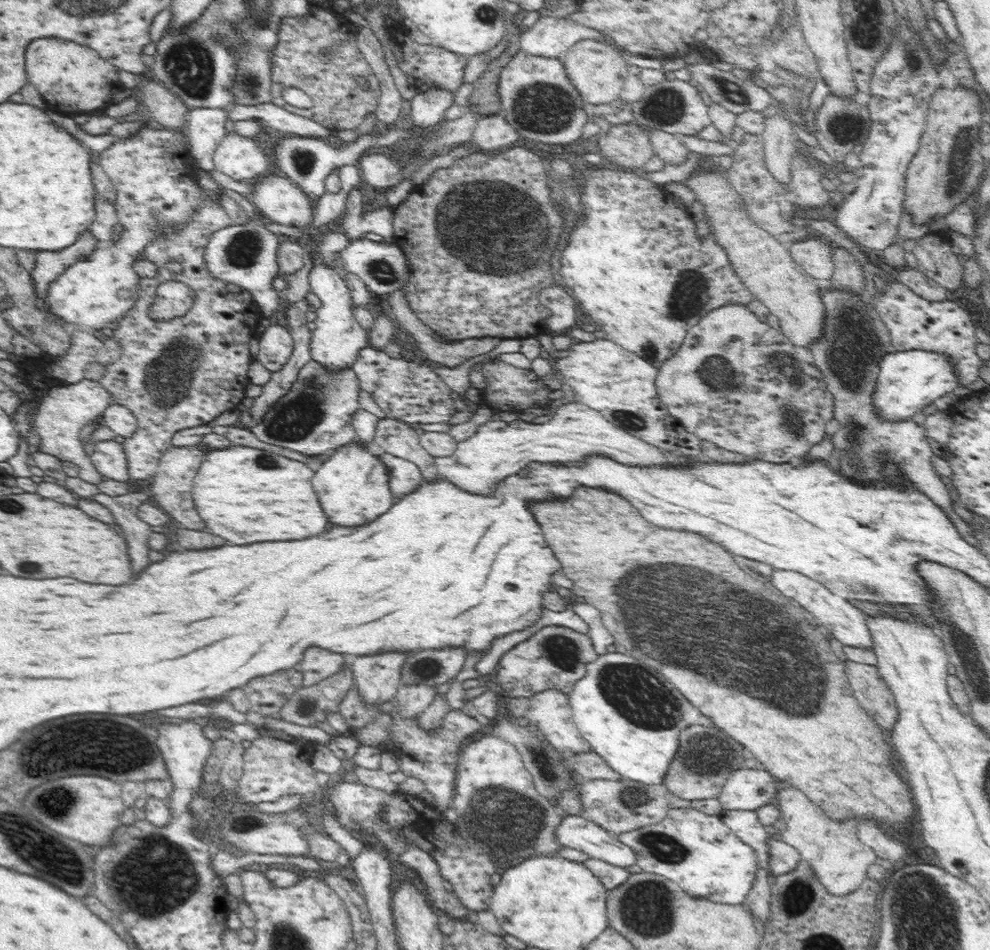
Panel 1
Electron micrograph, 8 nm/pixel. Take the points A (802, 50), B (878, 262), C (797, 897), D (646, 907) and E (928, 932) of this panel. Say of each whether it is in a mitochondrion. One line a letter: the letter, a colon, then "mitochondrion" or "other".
A: other
B: other
C: mitochondrion
D: mitochondrion
E: mitochondrion

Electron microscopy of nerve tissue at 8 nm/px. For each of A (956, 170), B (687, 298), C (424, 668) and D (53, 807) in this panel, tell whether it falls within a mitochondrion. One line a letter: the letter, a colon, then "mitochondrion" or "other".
A: mitochondrion
B: mitochondrion
C: mitochondrion
D: mitochondrion

